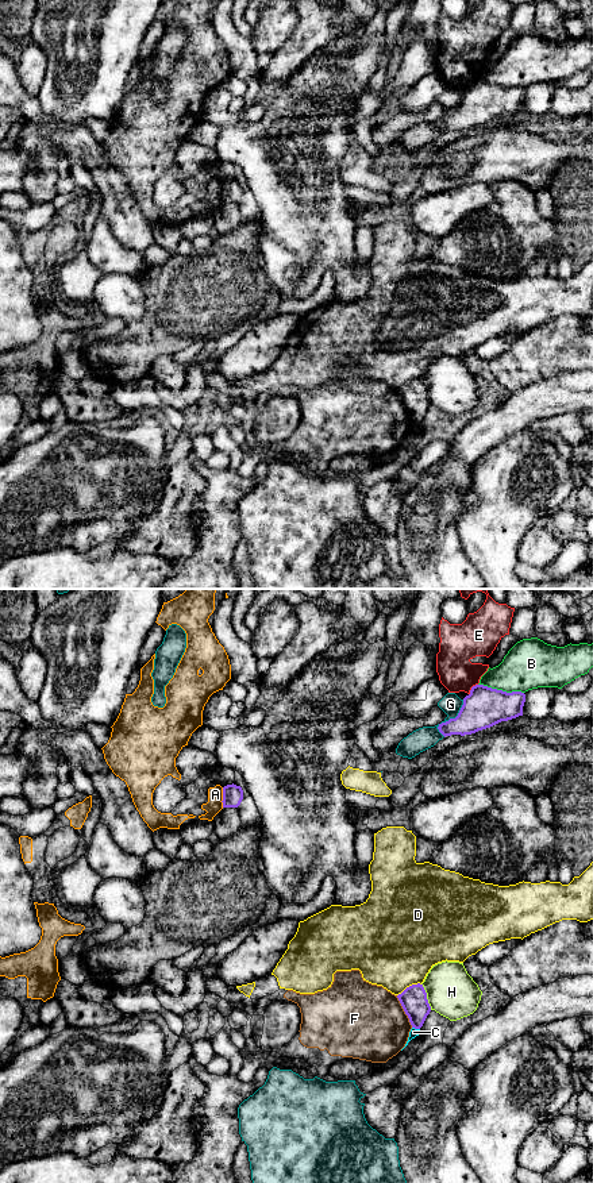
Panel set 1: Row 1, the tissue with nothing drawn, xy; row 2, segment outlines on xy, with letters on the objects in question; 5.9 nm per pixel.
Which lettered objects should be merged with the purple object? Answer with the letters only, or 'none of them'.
none of them

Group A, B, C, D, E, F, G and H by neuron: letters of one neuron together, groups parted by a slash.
A / B / C / D / E / F / G / H

